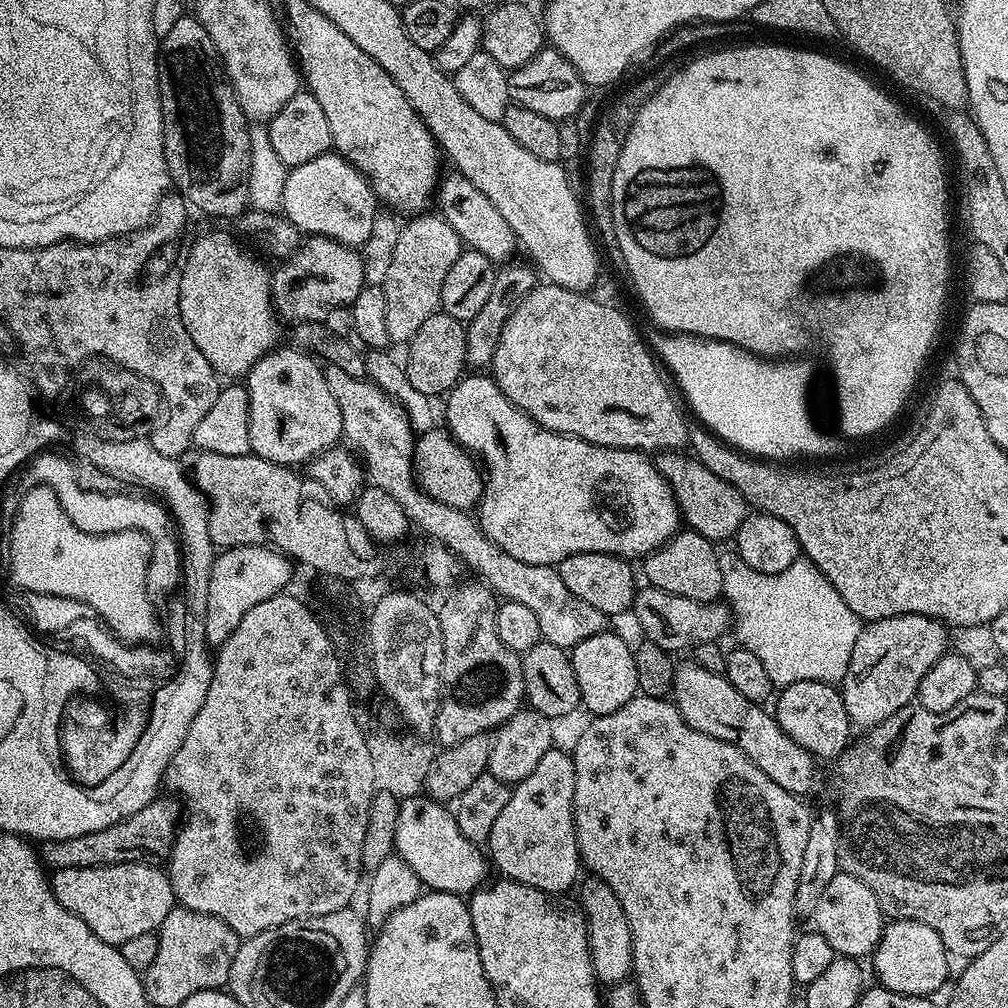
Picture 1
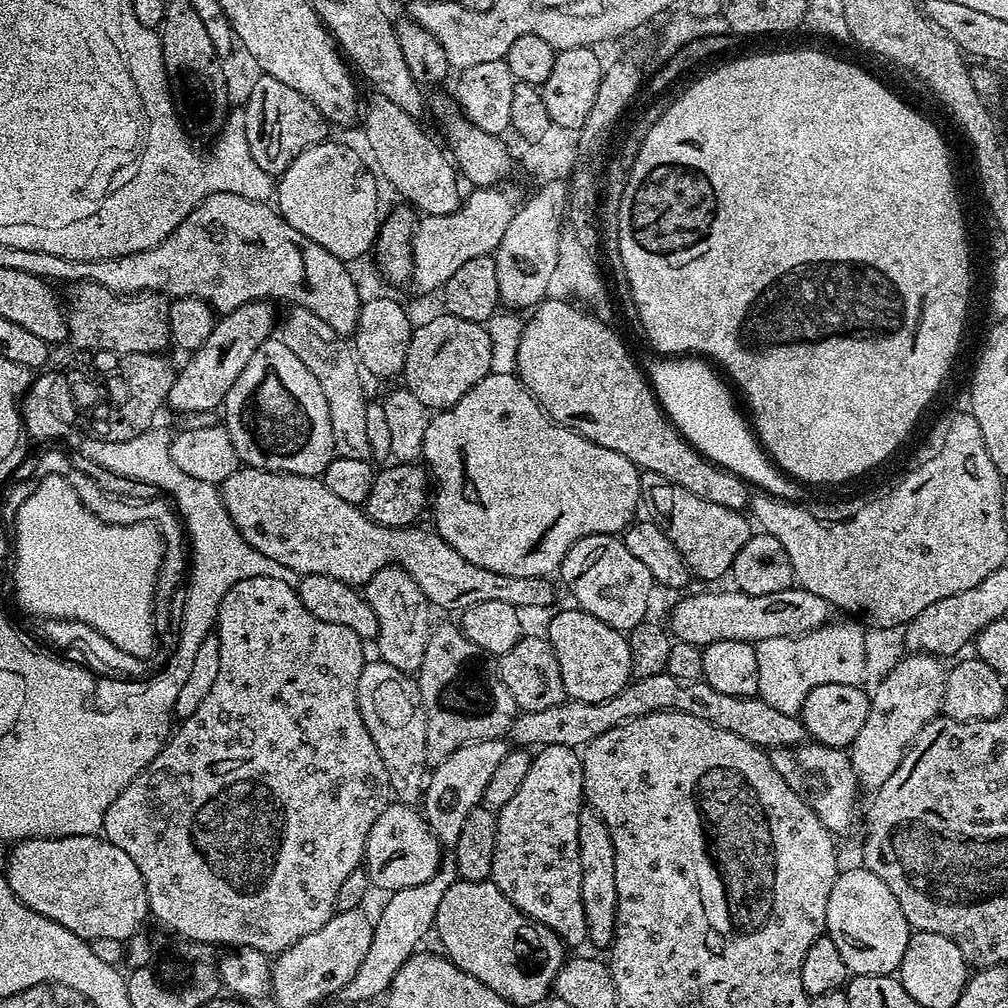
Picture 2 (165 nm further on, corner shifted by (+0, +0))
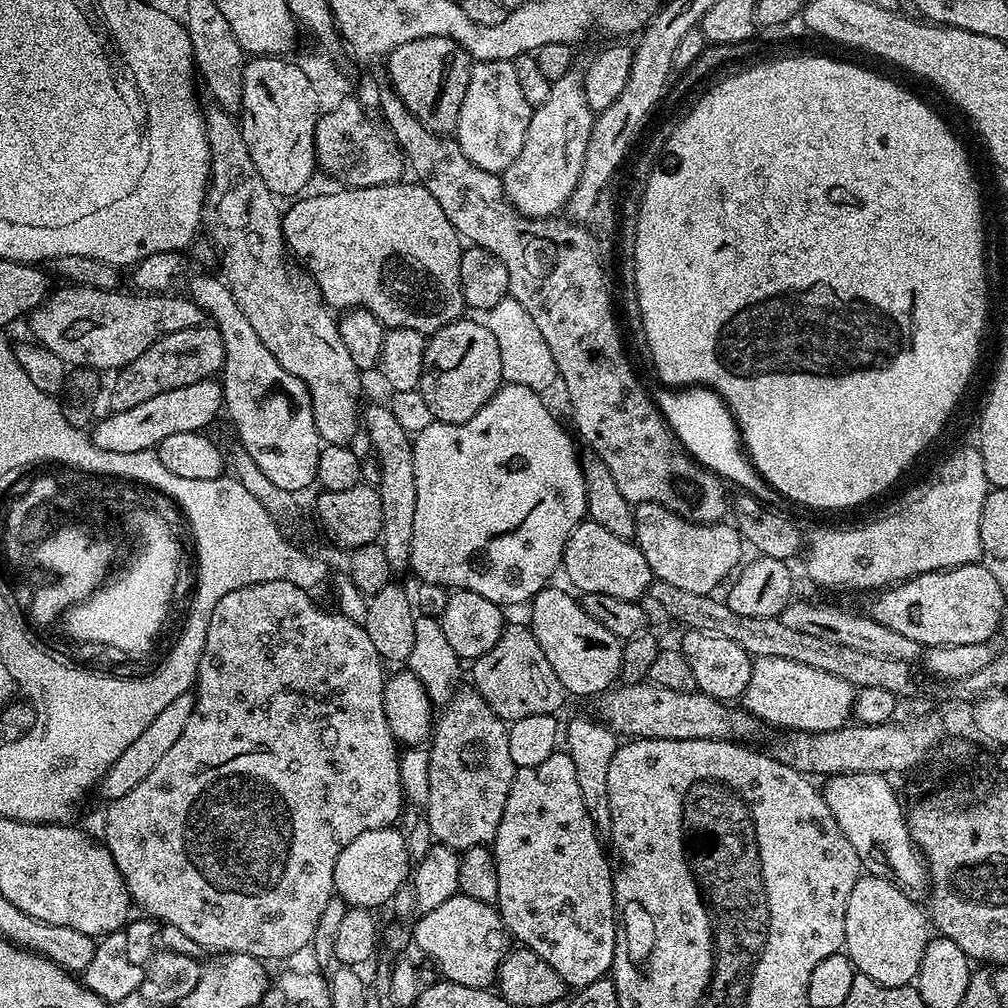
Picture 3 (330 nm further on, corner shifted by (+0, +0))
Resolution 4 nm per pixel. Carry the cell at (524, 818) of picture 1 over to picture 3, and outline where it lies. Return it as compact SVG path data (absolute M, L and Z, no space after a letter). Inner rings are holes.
M557 750L546 762L538 762L538 766L520 766L516 769L516 777L512 780L510 794L506 798L506 806L502 810L502 822L498 822L496 839L490 847L496 856L498 866L498 898L495 907L508 927L508 935L517 945L528 948L542 958L562 978L562 982L572 990L590 986L590 982L605 979L611 973L614 954L616 953L616 934L618 917L616 914L616 899L614 898L613 865L608 865L608 856L600 845L601 833L596 831L590 814L586 814L586 806L582 803L582 793L578 787L578 777L574 774L574 762L568 757L567 751Z

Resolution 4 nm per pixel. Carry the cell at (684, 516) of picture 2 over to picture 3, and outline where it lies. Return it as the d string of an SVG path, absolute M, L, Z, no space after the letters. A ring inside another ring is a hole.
M654 502L635 505L634 519L634 543L646 558L646 566L650 566L655 579L670 582L670 586L690 590L690 594L712 594L741 567L740 555L746 545L731 523L695 524Z

